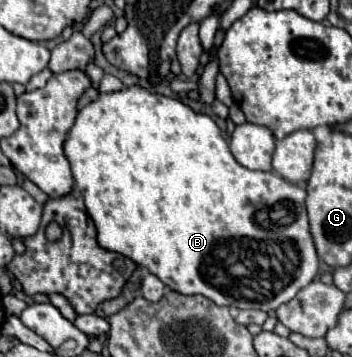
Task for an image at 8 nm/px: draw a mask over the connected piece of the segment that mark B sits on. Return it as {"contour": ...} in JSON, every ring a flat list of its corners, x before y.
{"contour":[[140,85,124,87,120,91,112,93,100,93,98,99,90,101,86,107,82,107,76,115,76,121,72,129,68,131,68,137,64,141,64,153,72,165,72,175,74,183,80,189,84,203,86,203,86,213,92,217,96,231,98,231,98,245,106,251,116,251,124,257,130,257,134,263,140,267,146,267,150,273,158,275,158,279,168,285,170,289,182,293,182,295,204,295,212,299,216,305,234,305,238,309,262,309,262,311,272,311,278,309,280,305,288,303,290,299,296,297,296,293,306,287,318,273,318,255,316,247,310,235,310,225,308,225,308,215,306,215,306,189,302,185,290,183,284,177,280,177,274,171,252,171,242,167,234,155,230,153,230,147,226,139,222,137,220,127,214,123,212,117,202,115,192,111,188,105,184,105,178,99,150,93,148,89]]}

